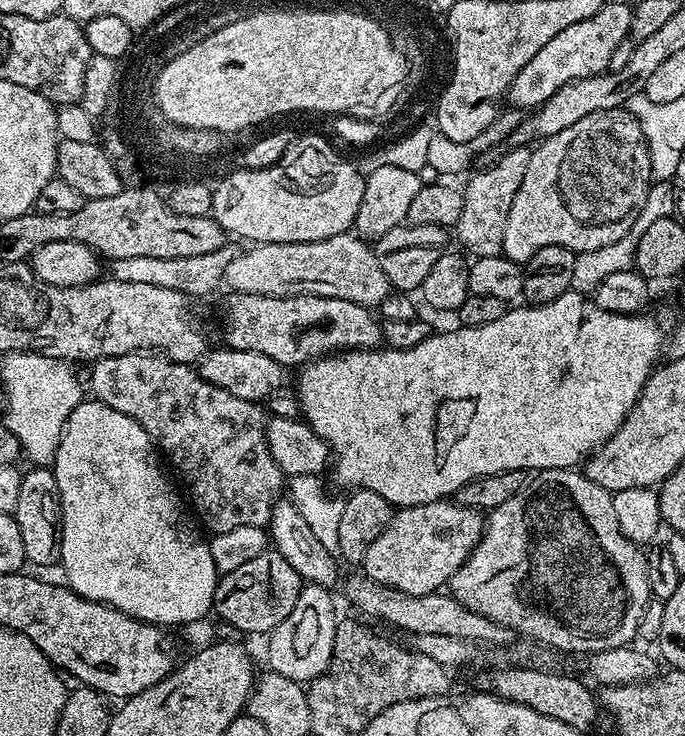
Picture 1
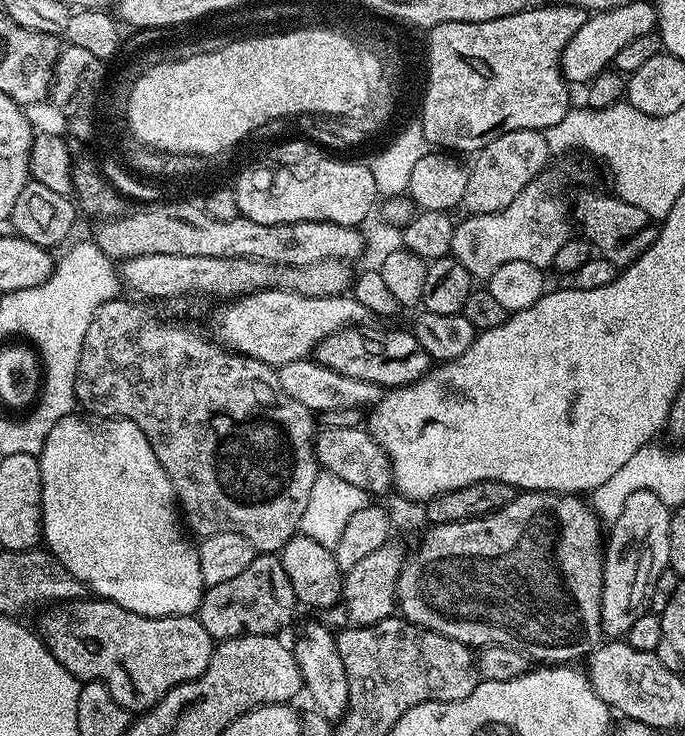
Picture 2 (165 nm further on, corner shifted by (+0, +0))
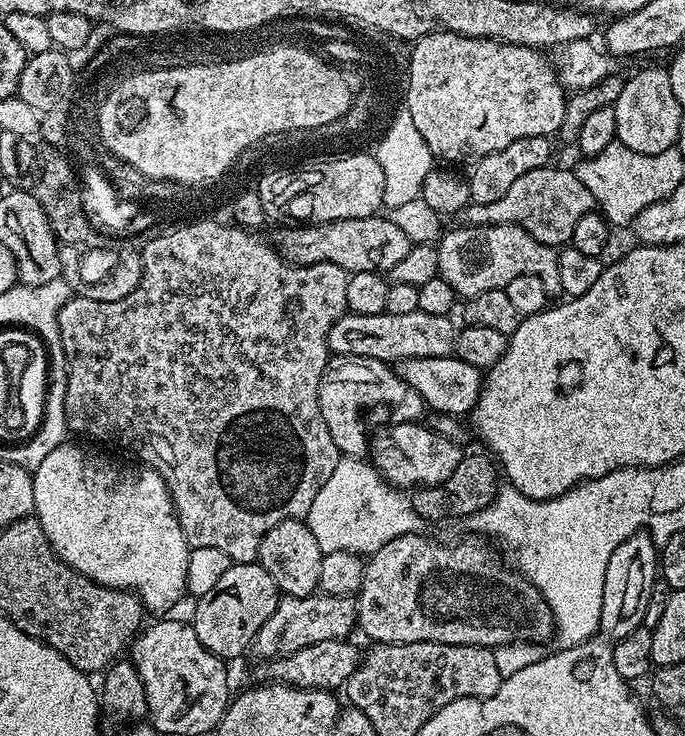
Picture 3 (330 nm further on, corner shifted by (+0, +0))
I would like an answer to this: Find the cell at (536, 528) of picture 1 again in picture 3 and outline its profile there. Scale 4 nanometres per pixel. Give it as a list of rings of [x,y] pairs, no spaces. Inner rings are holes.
[[[419,531],[403,532],[398,538],[379,545],[367,557],[362,586],[355,602],[359,631],[364,631],[369,636],[369,641],[378,644],[473,644],[479,648],[495,650],[503,644],[521,642],[540,646],[543,645],[543,640],[548,640],[551,636],[553,639],[552,607],[523,575],[500,568],[499,562],[492,557],[493,545],[487,539],[468,534],[465,540],[439,544],[428,536],[420,535]]]

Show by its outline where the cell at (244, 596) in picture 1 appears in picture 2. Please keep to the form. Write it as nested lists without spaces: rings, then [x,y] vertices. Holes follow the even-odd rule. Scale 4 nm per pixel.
[[[258,554],[242,574],[229,578],[227,582],[218,582],[218,586],[207,589],[200,599],[198,619],[201,626],[212,635],[213,641],[229,640],[239,636],[270,636],[279,633],[292,620],[298,609],[298,601],[294,594],[294,586],[290,586],[290,578],[286,578],[286,570],[282,566],[279,555]]]

